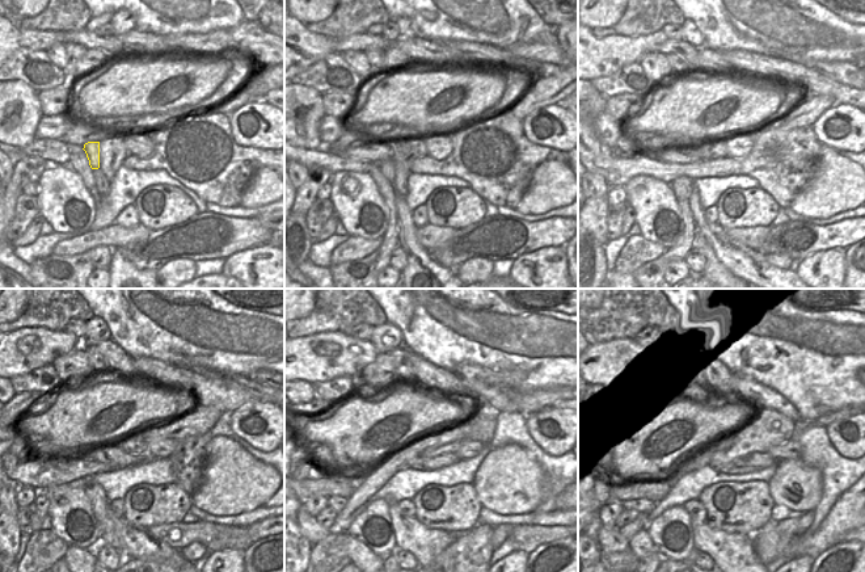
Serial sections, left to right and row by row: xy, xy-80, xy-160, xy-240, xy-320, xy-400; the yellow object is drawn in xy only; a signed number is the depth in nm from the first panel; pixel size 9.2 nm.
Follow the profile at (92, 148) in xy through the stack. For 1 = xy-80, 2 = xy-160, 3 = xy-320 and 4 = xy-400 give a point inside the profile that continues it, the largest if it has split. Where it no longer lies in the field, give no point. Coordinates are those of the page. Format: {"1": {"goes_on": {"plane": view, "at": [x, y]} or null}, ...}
{"1": {"goes_on": {"plane": "xy-80", "at": [387, 167]}}, "2": {"goes_on": {"plane": "xy-160", "at": [682, 186]}}, "3": {"goes_on": {"plane": "xy-320", "at": [425, 543]}}, "4": {"goes_on": {"plane": "xy-400", "at": [733, 554]}}}

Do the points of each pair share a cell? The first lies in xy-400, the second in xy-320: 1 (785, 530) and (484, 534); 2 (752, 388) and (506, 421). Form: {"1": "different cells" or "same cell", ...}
{"1": "same cell", "2": "different cells"}

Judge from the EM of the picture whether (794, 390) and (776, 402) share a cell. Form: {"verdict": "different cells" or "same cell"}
{"verdict": "different cells"}

